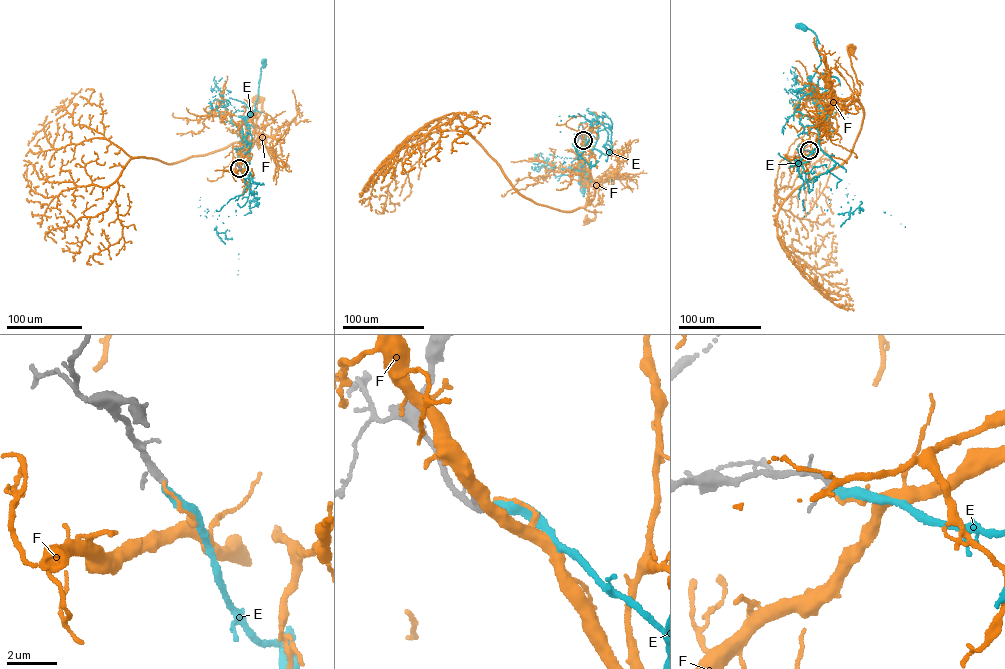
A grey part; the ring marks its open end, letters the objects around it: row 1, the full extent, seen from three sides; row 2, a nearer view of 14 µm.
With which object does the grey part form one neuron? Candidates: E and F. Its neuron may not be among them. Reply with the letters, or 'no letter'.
E

